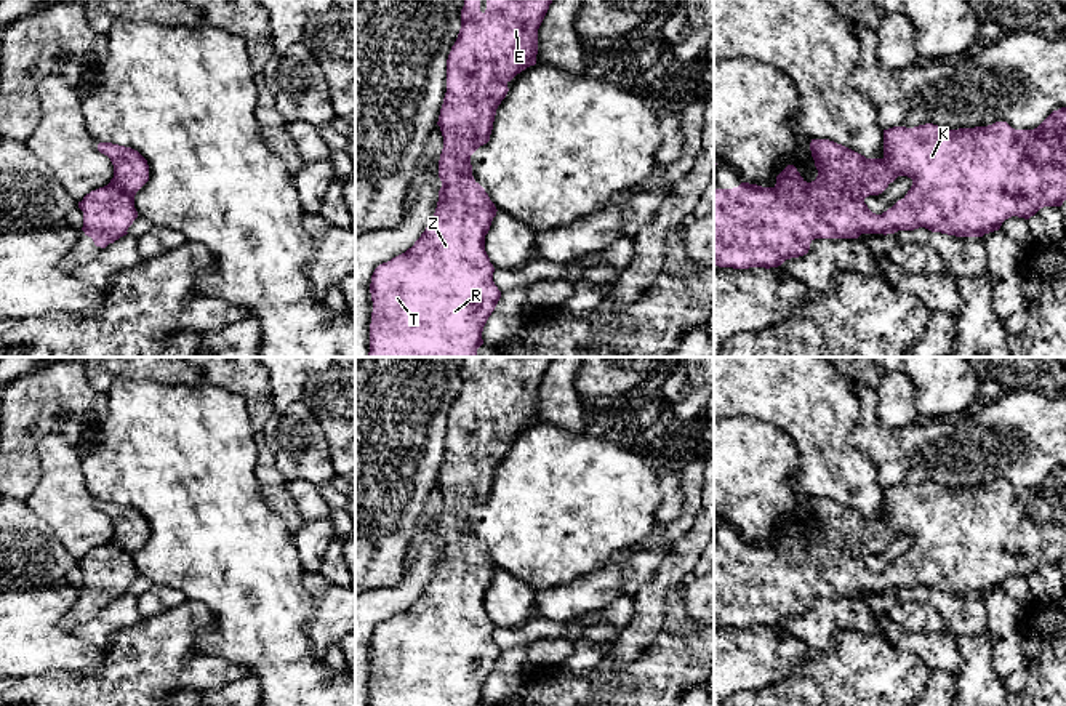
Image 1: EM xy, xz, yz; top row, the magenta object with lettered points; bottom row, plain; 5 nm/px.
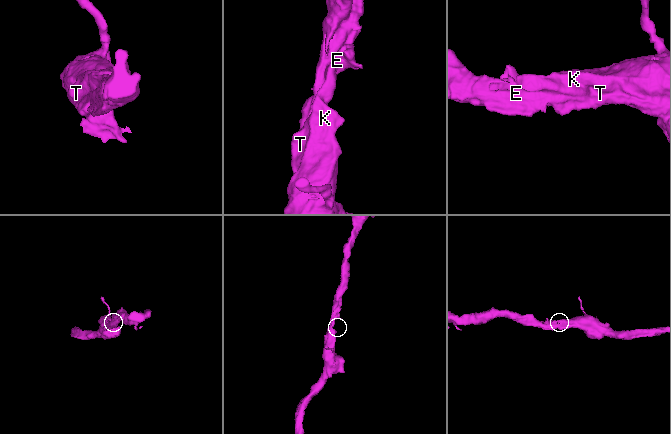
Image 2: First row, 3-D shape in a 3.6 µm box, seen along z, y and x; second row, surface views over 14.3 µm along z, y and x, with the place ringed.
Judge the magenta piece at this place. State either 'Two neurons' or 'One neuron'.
One neuron

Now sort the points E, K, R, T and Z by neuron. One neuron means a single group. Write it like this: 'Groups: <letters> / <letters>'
Groups: E K R T Z

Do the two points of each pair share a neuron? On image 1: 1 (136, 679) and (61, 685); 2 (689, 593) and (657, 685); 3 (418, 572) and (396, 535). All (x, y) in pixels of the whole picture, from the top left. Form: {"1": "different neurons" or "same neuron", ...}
{"1": "same neuron", "2": "different neurons", "3": "different neurons"}

